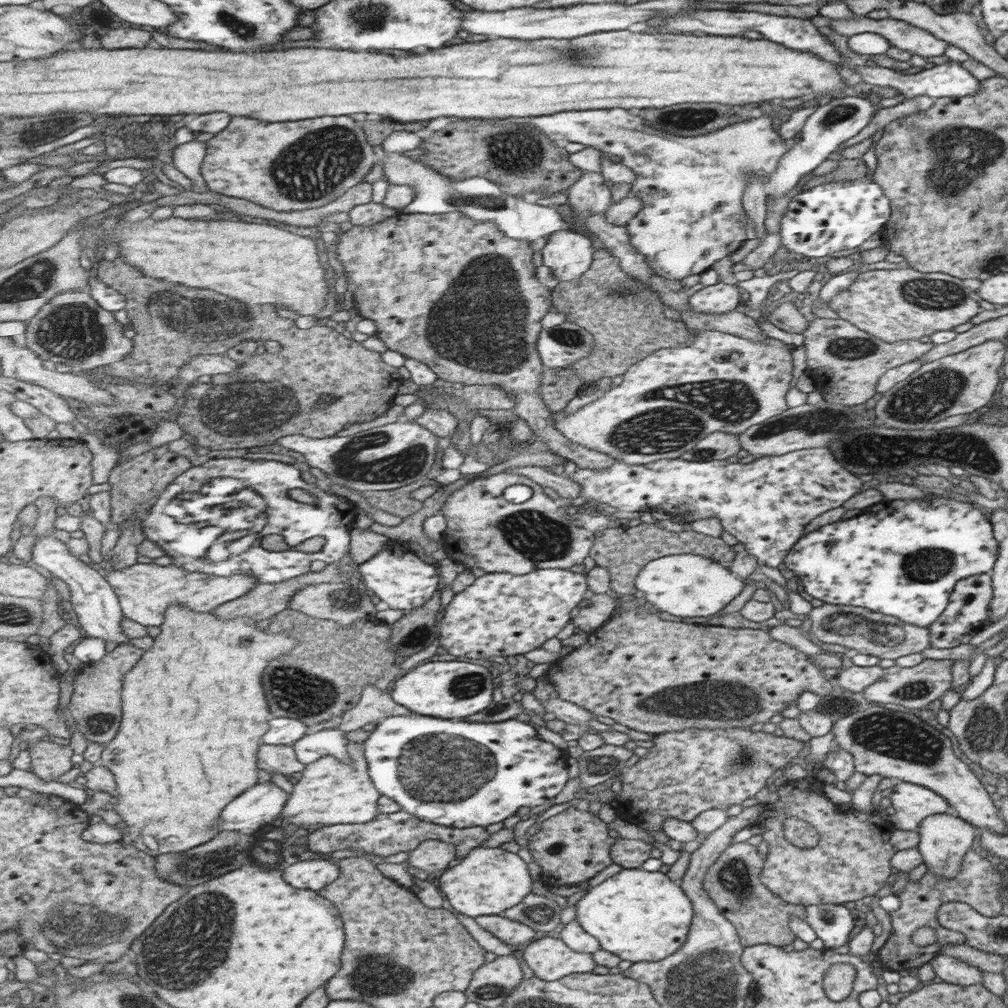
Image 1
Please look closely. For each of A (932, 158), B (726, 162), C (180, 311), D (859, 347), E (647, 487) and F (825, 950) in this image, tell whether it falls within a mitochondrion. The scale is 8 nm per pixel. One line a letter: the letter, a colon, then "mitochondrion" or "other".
A: mitochondrion
B: mitochondrion
C: mitochondrion
D: mitochondrion
E: other
F: other

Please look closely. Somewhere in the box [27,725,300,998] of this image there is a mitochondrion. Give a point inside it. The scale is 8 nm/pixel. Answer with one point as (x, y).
(178, 951)

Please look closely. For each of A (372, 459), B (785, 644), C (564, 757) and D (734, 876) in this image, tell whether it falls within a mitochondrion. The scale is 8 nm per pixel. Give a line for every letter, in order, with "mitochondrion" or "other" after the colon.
A: mitochondrion
B: other
C: other
D: mitochondrion

